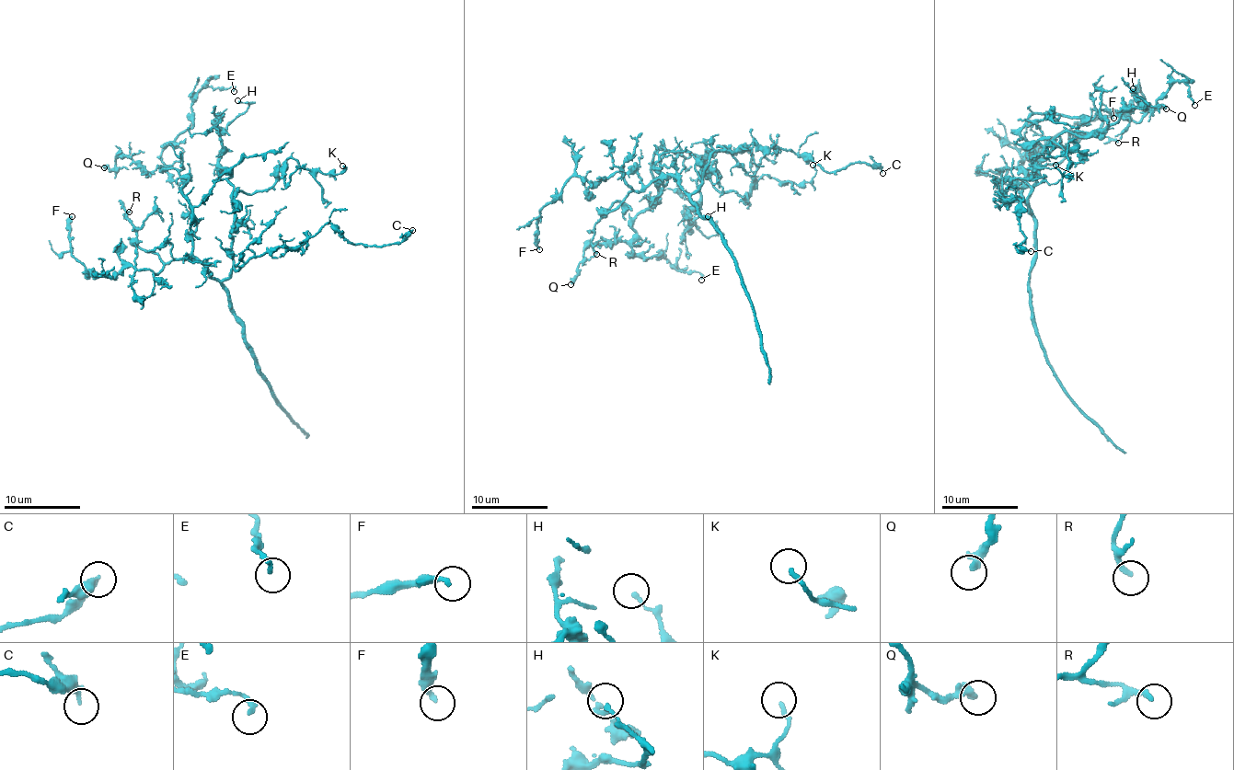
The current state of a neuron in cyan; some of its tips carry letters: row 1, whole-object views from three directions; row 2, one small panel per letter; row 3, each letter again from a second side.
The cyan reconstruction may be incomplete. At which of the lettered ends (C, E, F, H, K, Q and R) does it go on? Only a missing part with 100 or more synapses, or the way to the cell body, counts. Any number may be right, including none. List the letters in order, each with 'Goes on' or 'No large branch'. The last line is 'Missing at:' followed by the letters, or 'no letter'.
C: No large branch
E: No large branch
F: No large branch
H: No large branch
K: No large branch
Q: No large branch
R: No large branch
Missing at: no letter

